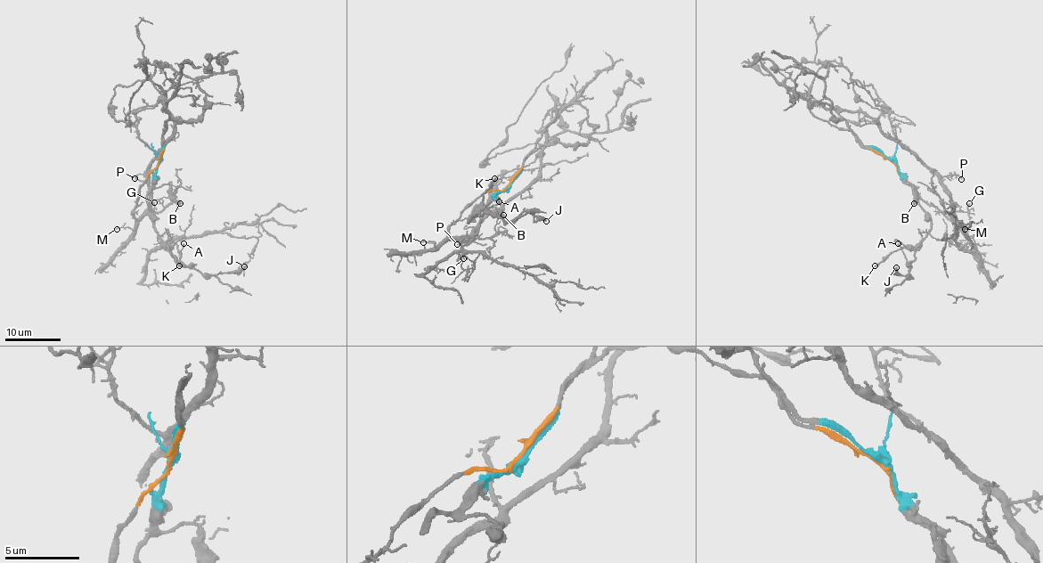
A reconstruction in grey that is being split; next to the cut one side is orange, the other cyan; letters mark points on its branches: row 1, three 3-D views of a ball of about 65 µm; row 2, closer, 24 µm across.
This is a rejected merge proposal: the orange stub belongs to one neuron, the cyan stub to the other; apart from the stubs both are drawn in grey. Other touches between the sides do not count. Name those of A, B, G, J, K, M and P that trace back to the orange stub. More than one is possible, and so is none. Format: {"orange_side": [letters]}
{"orange_side": ["G", "M", "P"]}

